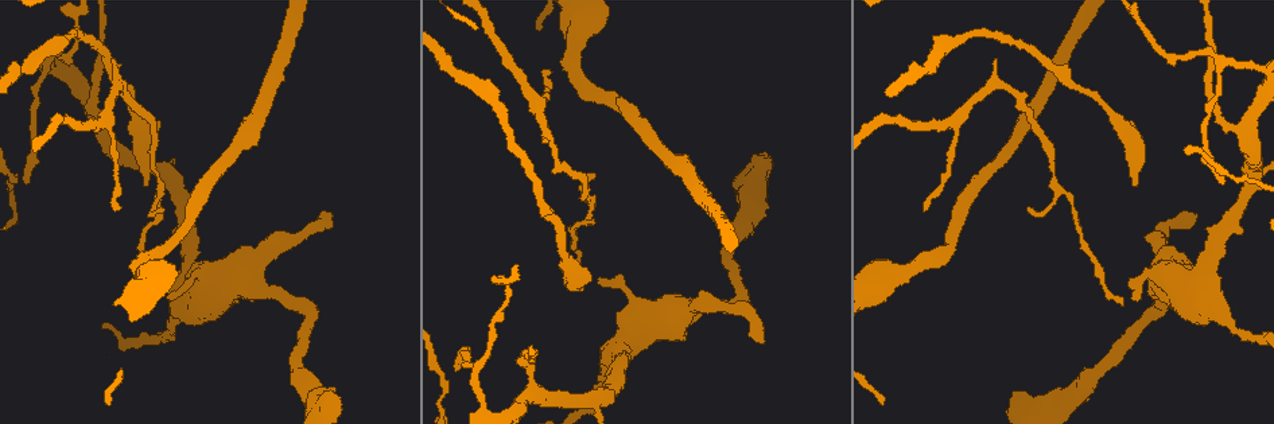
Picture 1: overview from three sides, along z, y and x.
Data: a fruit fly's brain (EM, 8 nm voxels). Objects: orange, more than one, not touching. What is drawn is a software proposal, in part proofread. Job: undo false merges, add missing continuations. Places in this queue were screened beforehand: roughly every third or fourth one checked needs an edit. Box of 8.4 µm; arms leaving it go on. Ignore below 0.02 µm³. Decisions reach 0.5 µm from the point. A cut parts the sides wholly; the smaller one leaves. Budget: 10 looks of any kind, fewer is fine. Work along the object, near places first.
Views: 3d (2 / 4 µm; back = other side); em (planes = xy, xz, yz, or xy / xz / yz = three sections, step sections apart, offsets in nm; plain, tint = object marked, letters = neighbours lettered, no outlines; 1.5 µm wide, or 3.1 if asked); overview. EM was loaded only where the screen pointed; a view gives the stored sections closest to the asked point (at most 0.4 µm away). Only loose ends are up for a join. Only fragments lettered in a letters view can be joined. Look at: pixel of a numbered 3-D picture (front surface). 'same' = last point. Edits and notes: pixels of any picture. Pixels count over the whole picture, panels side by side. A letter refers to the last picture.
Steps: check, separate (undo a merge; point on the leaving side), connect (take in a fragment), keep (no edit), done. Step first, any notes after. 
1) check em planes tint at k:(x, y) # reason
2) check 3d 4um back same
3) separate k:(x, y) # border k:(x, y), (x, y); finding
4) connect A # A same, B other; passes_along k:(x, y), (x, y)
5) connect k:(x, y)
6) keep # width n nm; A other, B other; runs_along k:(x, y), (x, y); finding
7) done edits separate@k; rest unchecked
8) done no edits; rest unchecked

check em planes letters at 1:(1196, 213) # free end

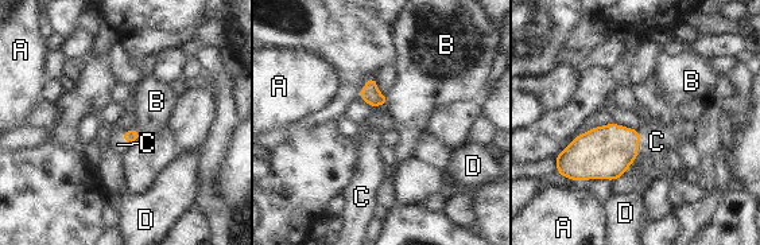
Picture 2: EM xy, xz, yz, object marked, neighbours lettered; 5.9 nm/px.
connect C # A other, B other, C same, D other; it goes on there

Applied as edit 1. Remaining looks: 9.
check em planes letters at 1:(1135, 184)

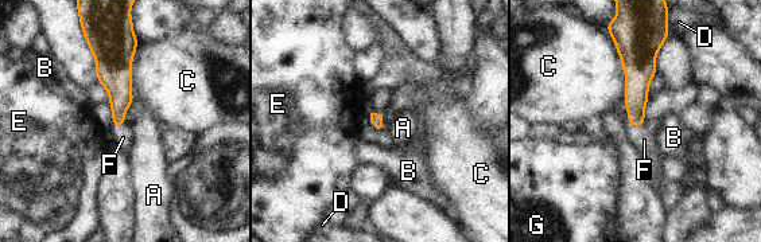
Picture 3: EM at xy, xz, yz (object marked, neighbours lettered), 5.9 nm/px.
connect F # longest_contact C 400 nm; A other, B other, C other, D other, E other, F same, G other; passes_along 3:(636, 85), (637, 127), (645, 141); the cell continues

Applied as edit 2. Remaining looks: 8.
check em planes letters at 1:(459, 367) # branch stops here

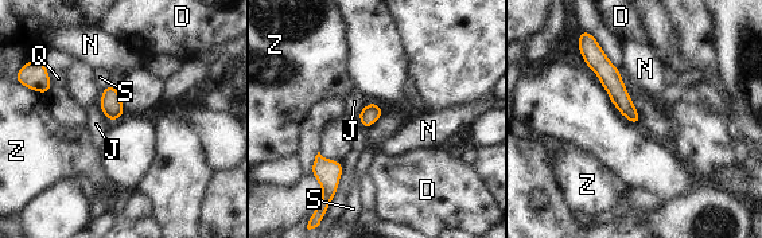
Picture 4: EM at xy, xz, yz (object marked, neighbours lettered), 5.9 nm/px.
keep # width 110 nm; longest_contact J 120 nm; D other, J other, N other, Q other, S other, Z other; none of them fits

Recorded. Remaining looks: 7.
check em planes letters at 1:(551, 71) # thin end

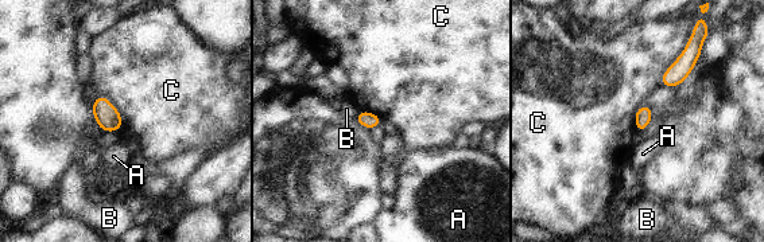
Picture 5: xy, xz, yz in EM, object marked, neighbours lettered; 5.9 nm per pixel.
keep # width 100 nm; longest_contact C 260 nm; A other, B other, C other; no lettered fragment goes on from it

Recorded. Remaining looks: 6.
done edits connect@2, connect@3; rest unchecked

